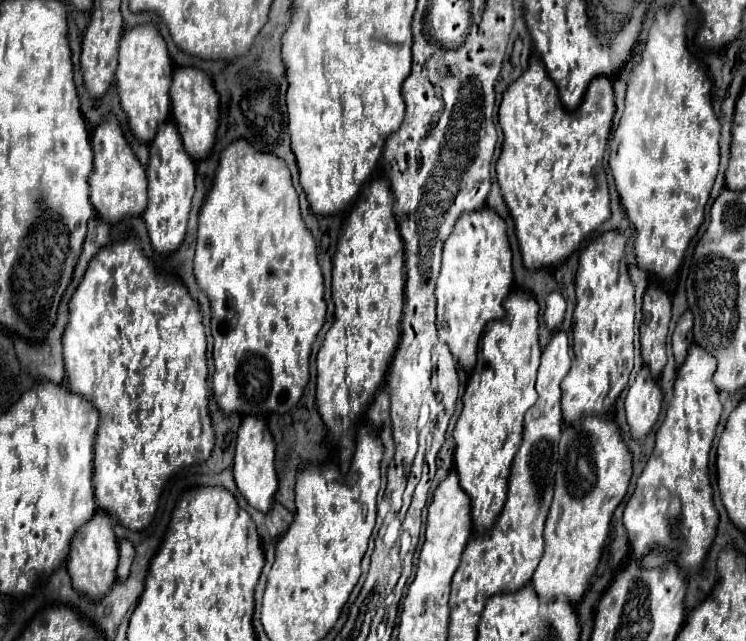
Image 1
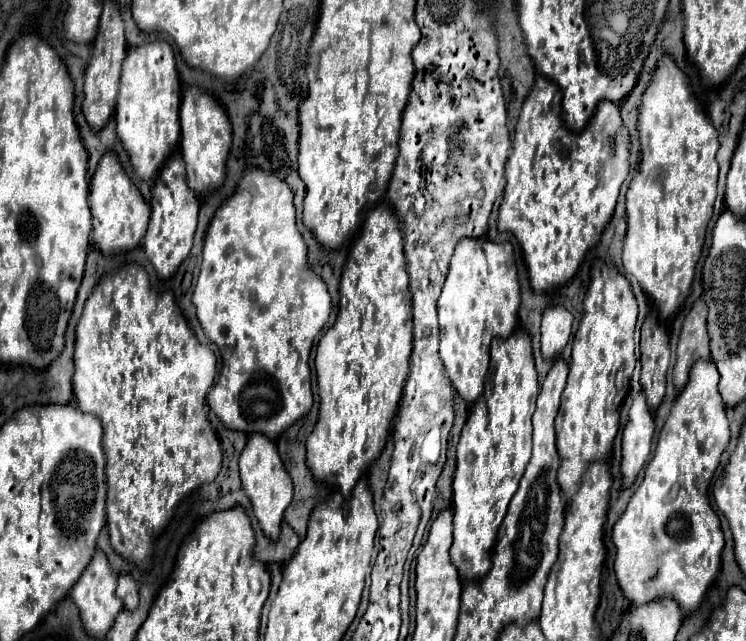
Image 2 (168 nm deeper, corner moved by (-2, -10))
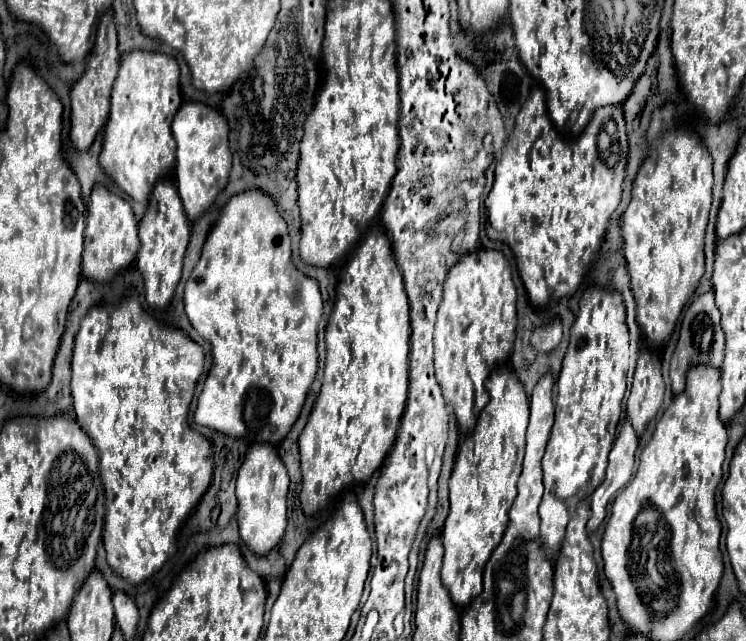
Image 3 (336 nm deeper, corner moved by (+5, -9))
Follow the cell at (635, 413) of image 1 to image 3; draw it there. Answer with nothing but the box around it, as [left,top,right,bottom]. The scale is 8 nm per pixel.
[588,421,638,531]

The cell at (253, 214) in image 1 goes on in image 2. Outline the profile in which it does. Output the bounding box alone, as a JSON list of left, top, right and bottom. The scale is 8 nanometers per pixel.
[193,168,331,438]

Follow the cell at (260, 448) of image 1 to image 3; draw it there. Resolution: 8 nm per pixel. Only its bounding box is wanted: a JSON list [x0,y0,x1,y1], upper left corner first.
[236,443,288,555]

